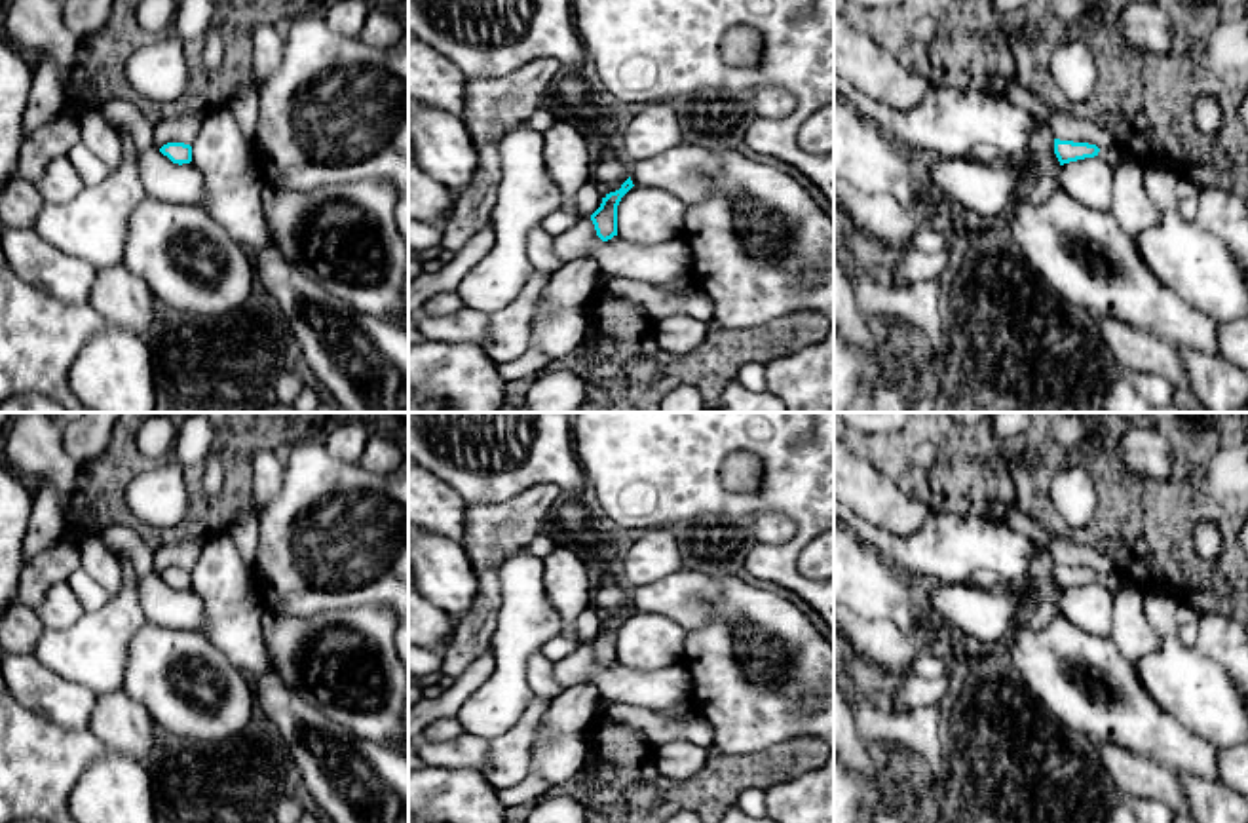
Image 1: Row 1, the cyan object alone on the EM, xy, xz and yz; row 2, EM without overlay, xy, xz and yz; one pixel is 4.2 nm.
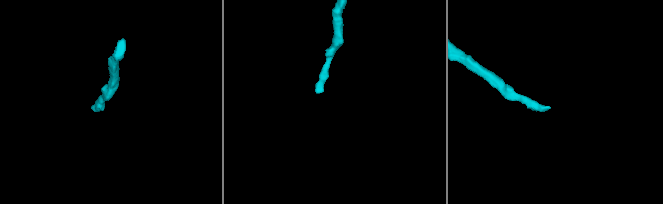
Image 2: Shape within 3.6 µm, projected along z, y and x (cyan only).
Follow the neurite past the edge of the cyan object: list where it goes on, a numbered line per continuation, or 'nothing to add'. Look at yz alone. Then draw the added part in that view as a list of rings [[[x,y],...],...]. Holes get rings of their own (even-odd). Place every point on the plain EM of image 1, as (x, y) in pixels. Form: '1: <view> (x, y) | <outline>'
1: yz (1115, 580) | [[[1113,570],[1111,574],[1100,574],[1098,582],[1102,582],[1115,595],[1125,587],[1138,587],[1132,578],[1117,570]]]

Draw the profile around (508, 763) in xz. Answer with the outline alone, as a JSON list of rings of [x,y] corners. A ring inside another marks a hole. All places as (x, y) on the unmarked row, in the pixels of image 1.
[[[534,694],[515,728],[490,747],[482,774],[496,791],[515,787],[530,774],[532,743],[549,701]]]

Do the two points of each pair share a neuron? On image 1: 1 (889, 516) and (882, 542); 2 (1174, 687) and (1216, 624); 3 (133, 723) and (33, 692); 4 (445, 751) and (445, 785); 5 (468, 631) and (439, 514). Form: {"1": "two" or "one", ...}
{"1": "two", "2": "two", "3": "one", "4": "two", "5": "two"}

